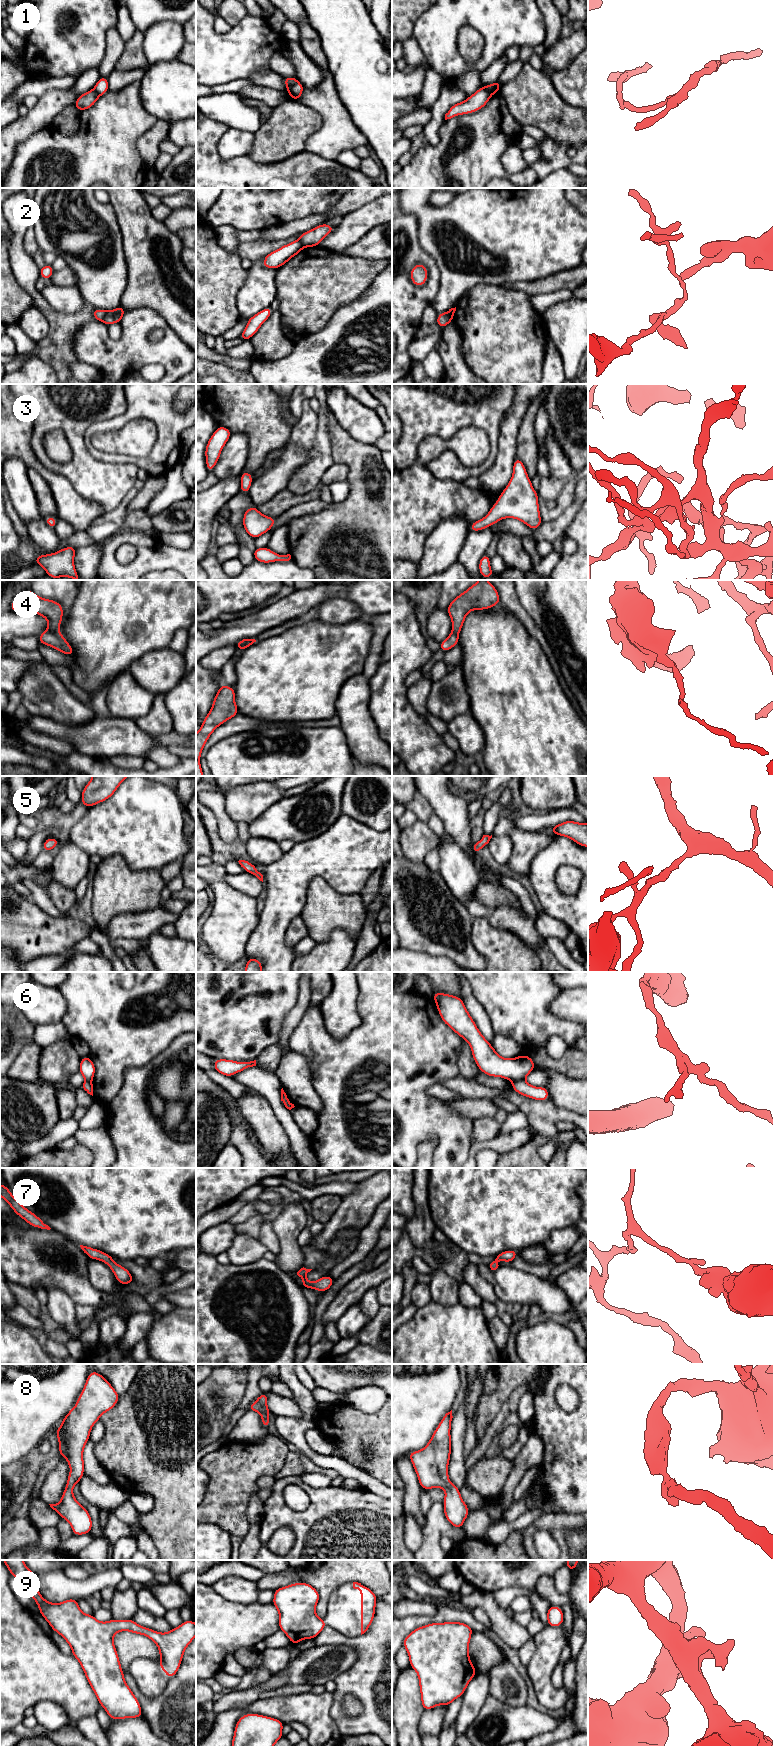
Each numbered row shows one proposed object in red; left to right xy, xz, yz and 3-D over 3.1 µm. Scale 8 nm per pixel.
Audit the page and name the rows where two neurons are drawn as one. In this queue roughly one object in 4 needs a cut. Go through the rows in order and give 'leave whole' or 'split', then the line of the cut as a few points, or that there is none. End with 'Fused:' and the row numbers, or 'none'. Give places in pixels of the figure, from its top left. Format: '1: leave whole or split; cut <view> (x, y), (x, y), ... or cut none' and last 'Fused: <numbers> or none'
1: split; cut xz (297, 80), (288, 92)
2: split; cut xy (106, 312), (102, 320)
3: leave whole; cut none
4: split; cut xz (253, 642), (245, 642), (236, 647)
5: leave whole; cut none
6: split; cut yz (523, 1078), (513, 1081)
7: leave whole; cut none
8: leave whole; cut none
9: leave whole; cut none
Fused: 1, 2, 4, 6

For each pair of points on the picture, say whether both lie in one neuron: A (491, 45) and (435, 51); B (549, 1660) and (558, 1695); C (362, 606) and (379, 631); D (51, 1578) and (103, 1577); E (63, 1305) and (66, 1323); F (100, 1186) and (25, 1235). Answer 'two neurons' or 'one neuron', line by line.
A: one neuron
B: one neuron
C: two neurons
D: one neuron
E: one neuron
F: two neurons

